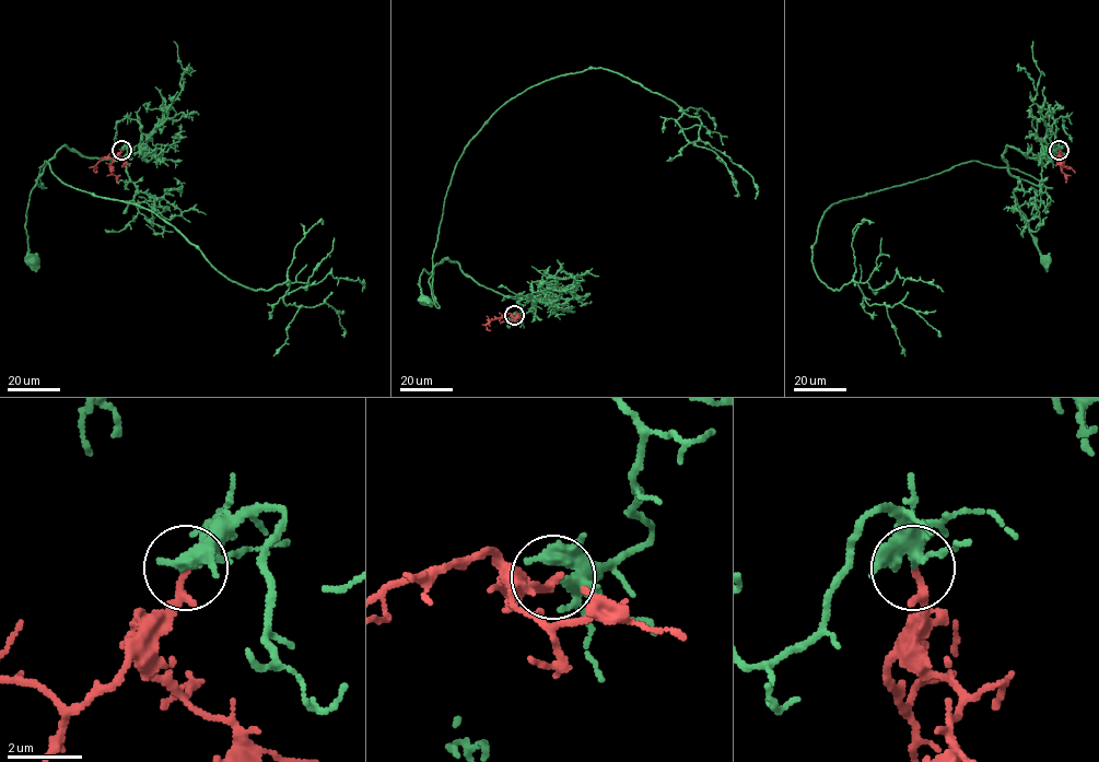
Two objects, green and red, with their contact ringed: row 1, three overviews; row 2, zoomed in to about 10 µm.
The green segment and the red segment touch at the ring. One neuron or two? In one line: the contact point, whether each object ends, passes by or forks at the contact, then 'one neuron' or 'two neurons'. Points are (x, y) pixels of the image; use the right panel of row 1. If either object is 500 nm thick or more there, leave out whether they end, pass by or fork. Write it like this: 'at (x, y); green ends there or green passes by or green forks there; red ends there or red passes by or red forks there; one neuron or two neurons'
at (1059, 150); green forks there; red ends there; one neuron

